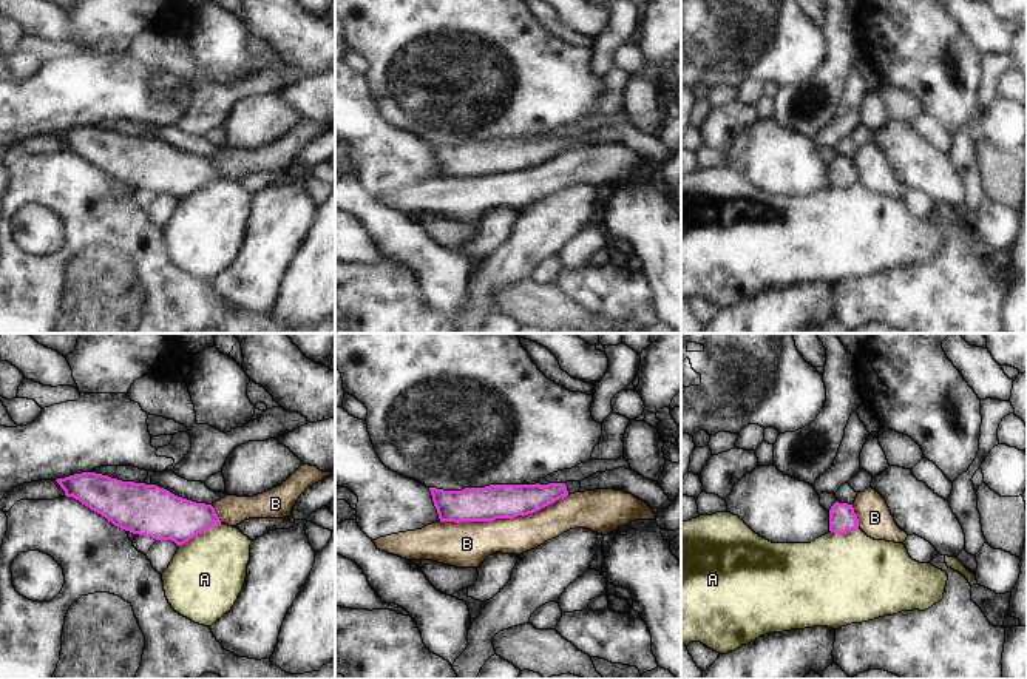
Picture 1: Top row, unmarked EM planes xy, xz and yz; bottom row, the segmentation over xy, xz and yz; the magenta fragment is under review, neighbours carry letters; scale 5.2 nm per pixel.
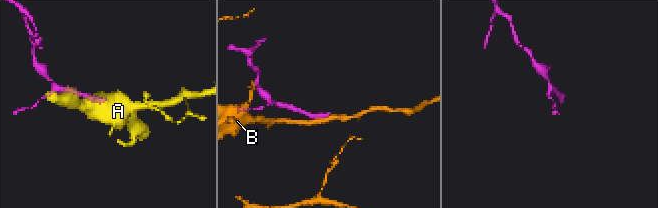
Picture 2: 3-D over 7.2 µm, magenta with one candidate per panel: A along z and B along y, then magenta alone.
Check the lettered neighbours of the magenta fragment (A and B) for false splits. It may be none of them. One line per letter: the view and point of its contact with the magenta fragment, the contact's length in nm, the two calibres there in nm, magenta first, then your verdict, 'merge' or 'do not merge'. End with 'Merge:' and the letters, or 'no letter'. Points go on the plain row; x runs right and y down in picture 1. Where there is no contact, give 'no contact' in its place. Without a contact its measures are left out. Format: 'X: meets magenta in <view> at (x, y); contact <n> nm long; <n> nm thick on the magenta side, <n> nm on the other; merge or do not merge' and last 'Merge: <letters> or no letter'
A: meets magenta in xy at (199, 187); contact 260 nm long; 260 nm thick on the magenta side, 400 nm on the other; do not merge
B: meets magenta in xz at (504, 172); contact 700 nm long; 180 nm thick on the magenta side, 240 nm on the other; do not merge
Merge: no letter

